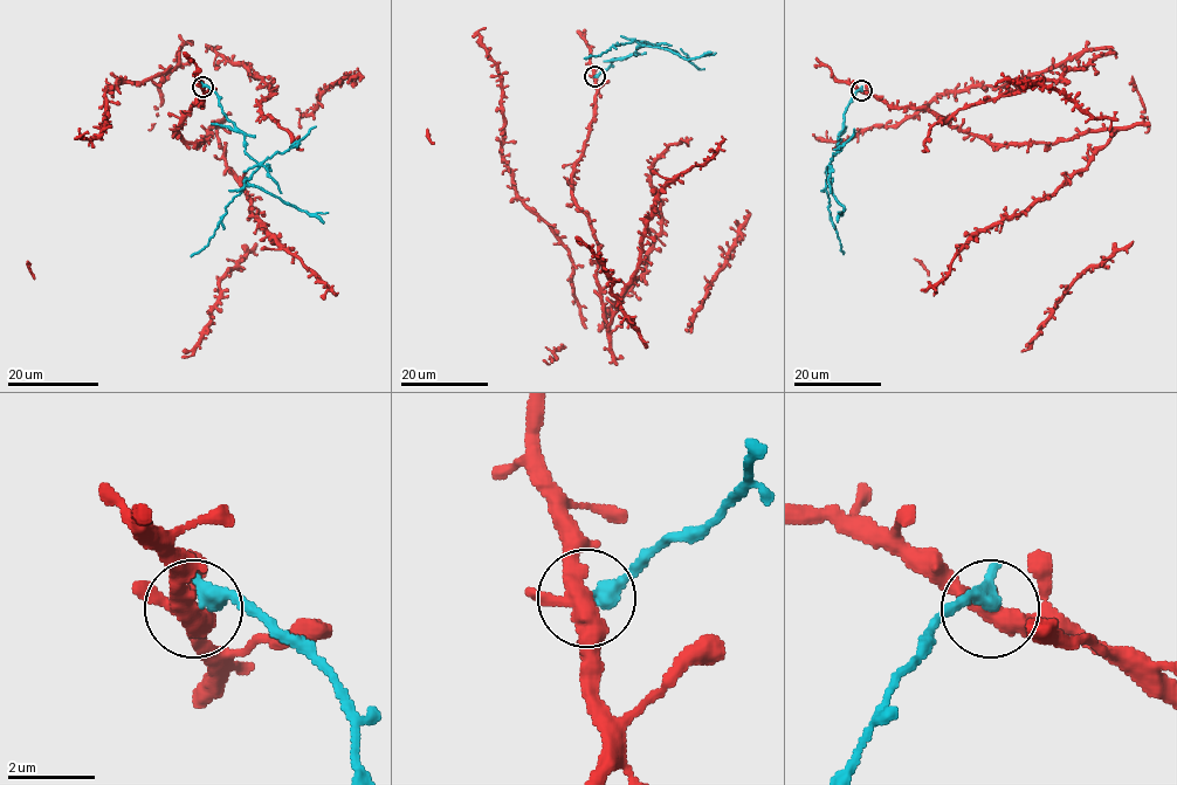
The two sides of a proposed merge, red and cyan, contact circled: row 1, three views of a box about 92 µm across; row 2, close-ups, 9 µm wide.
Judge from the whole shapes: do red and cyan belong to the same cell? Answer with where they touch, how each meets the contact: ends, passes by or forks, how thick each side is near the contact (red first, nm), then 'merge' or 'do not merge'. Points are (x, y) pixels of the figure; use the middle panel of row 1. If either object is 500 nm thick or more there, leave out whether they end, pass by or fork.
at (594, 76); red forks there; cyan ends there; 360 nm thick on the red side, 400 nm on the other; do not merge

